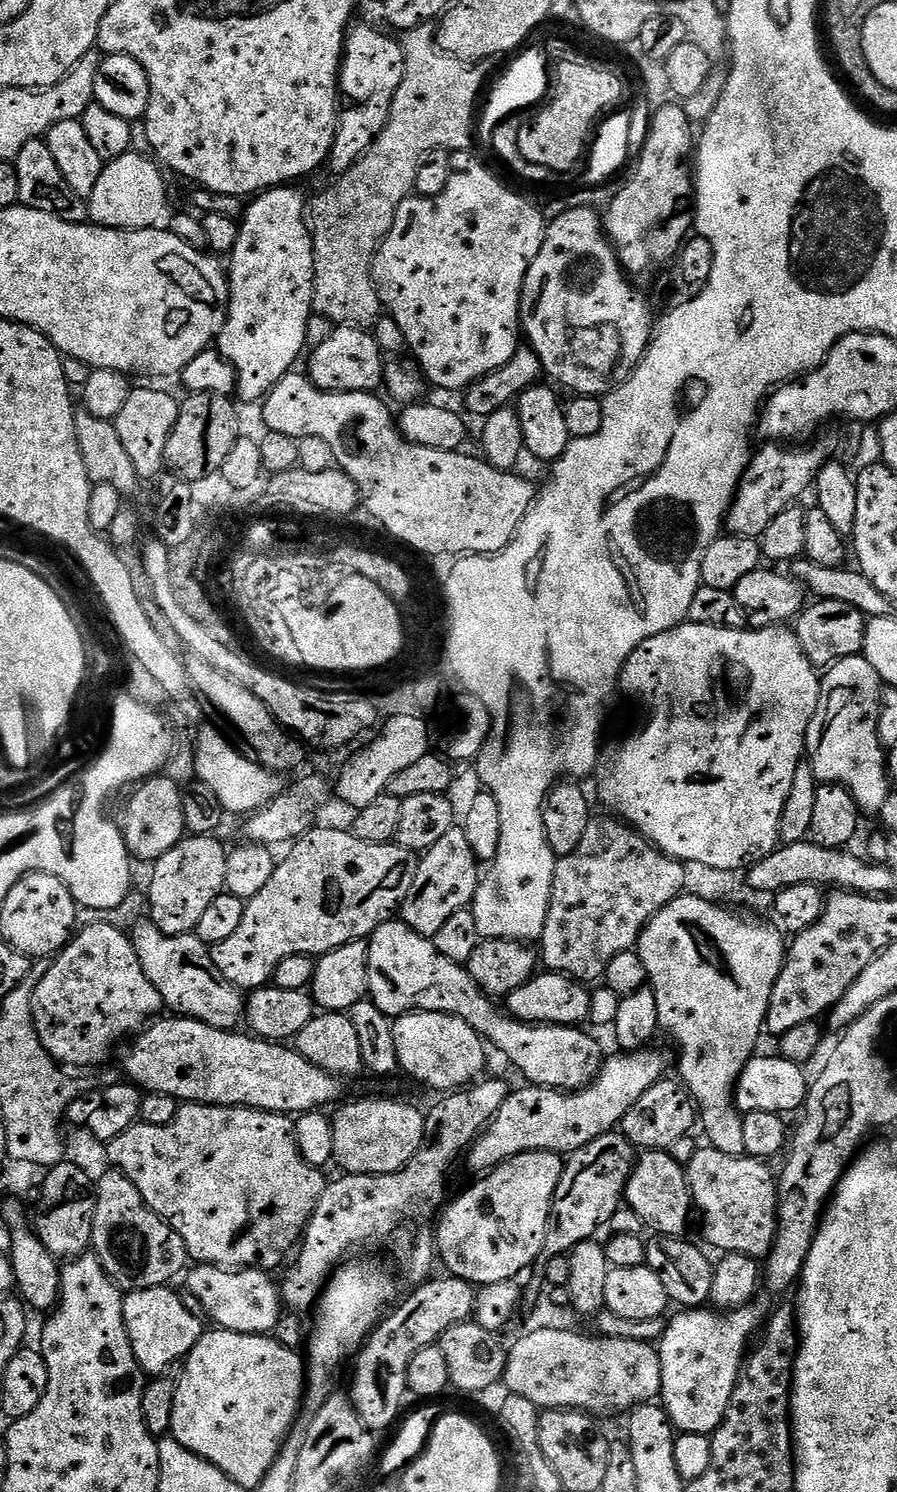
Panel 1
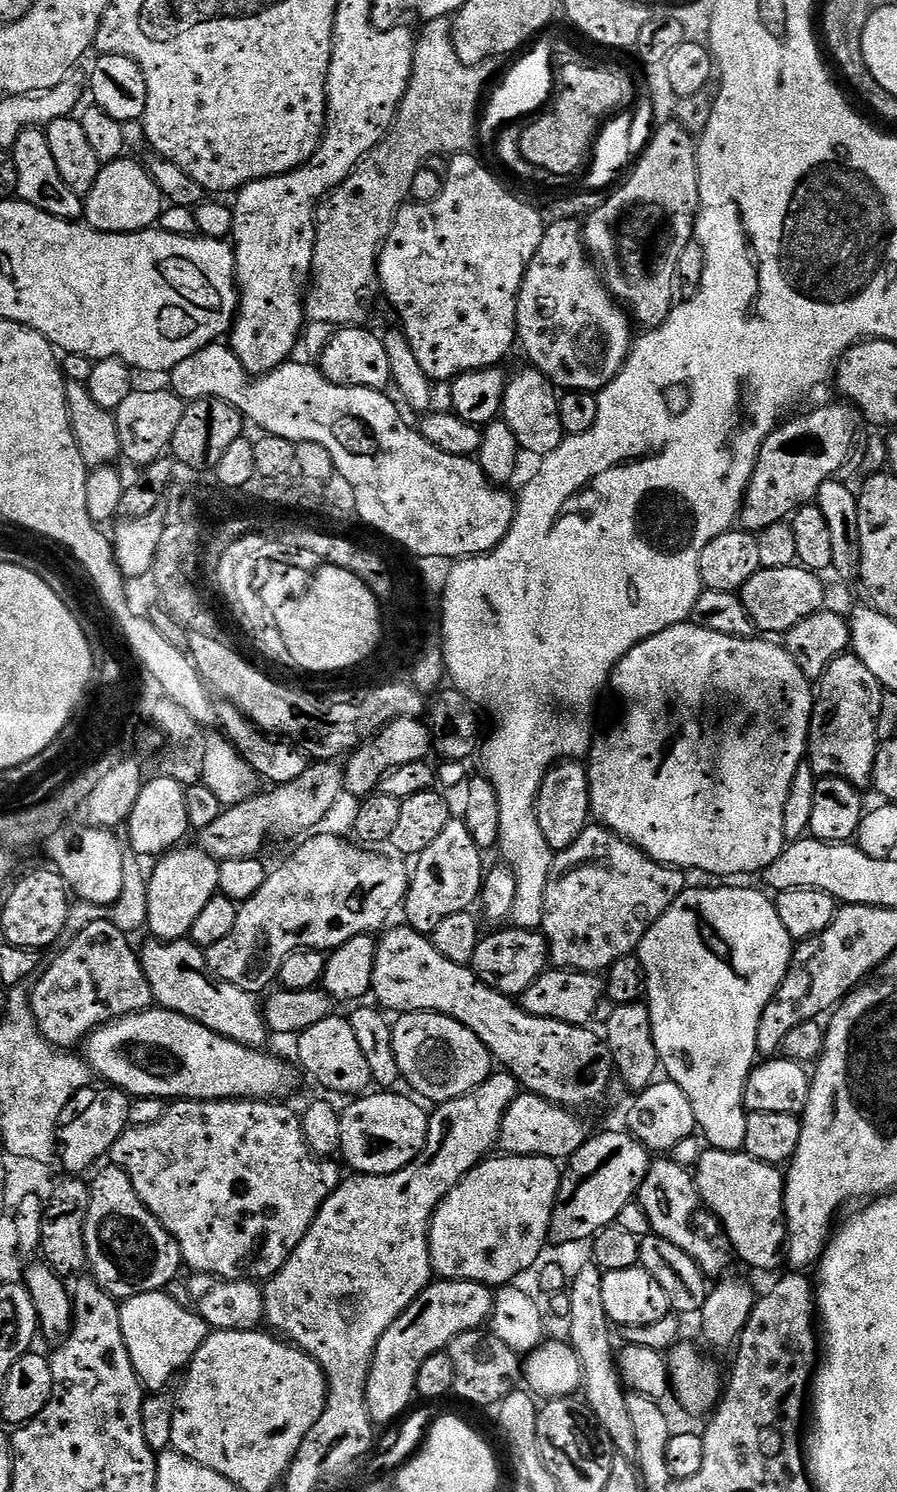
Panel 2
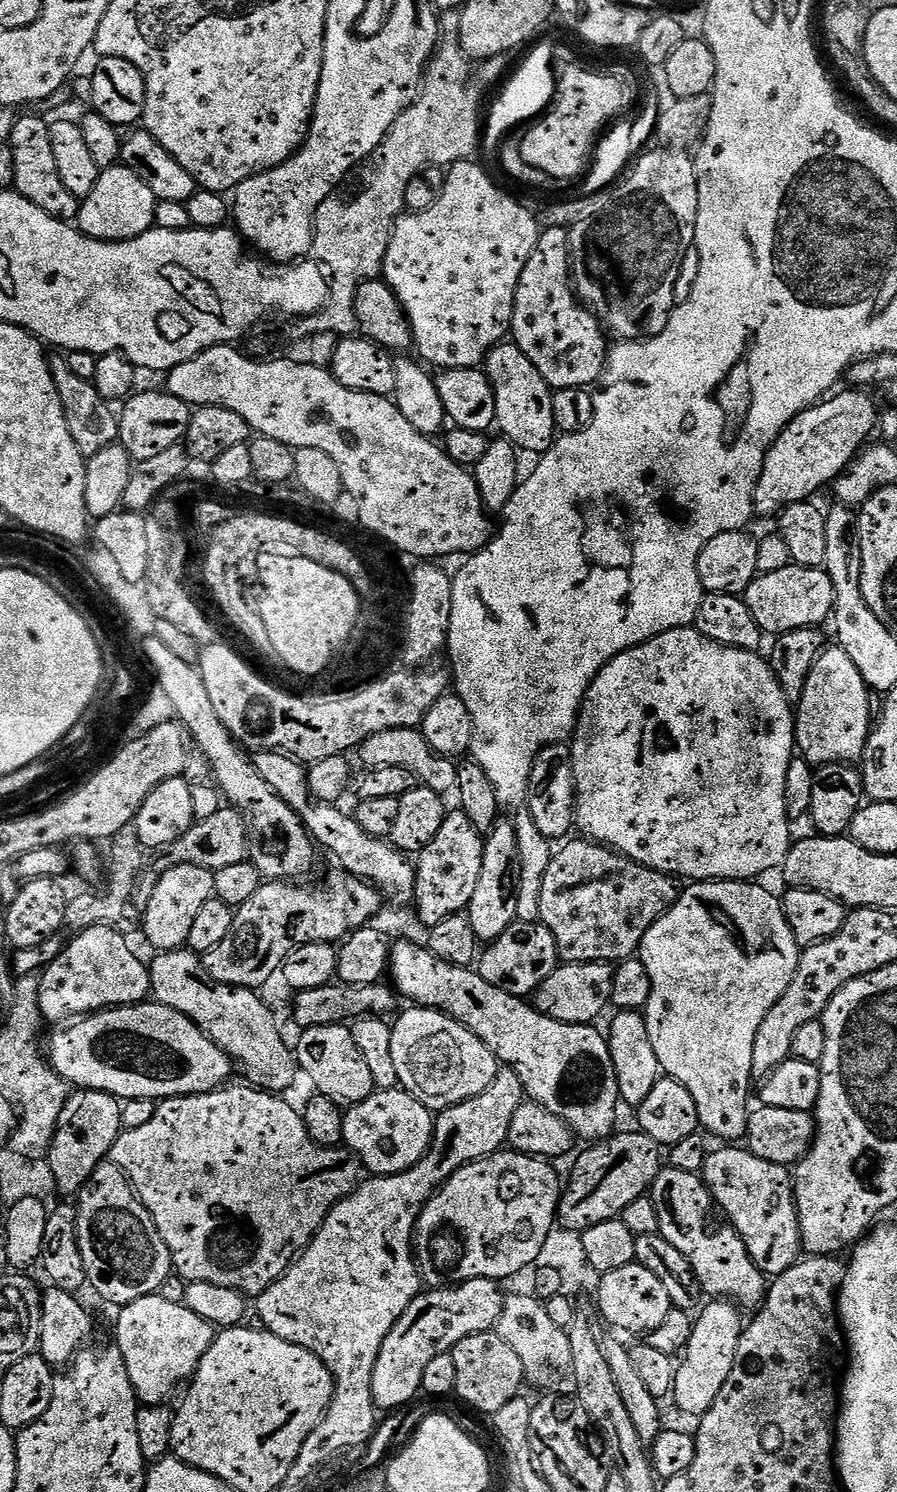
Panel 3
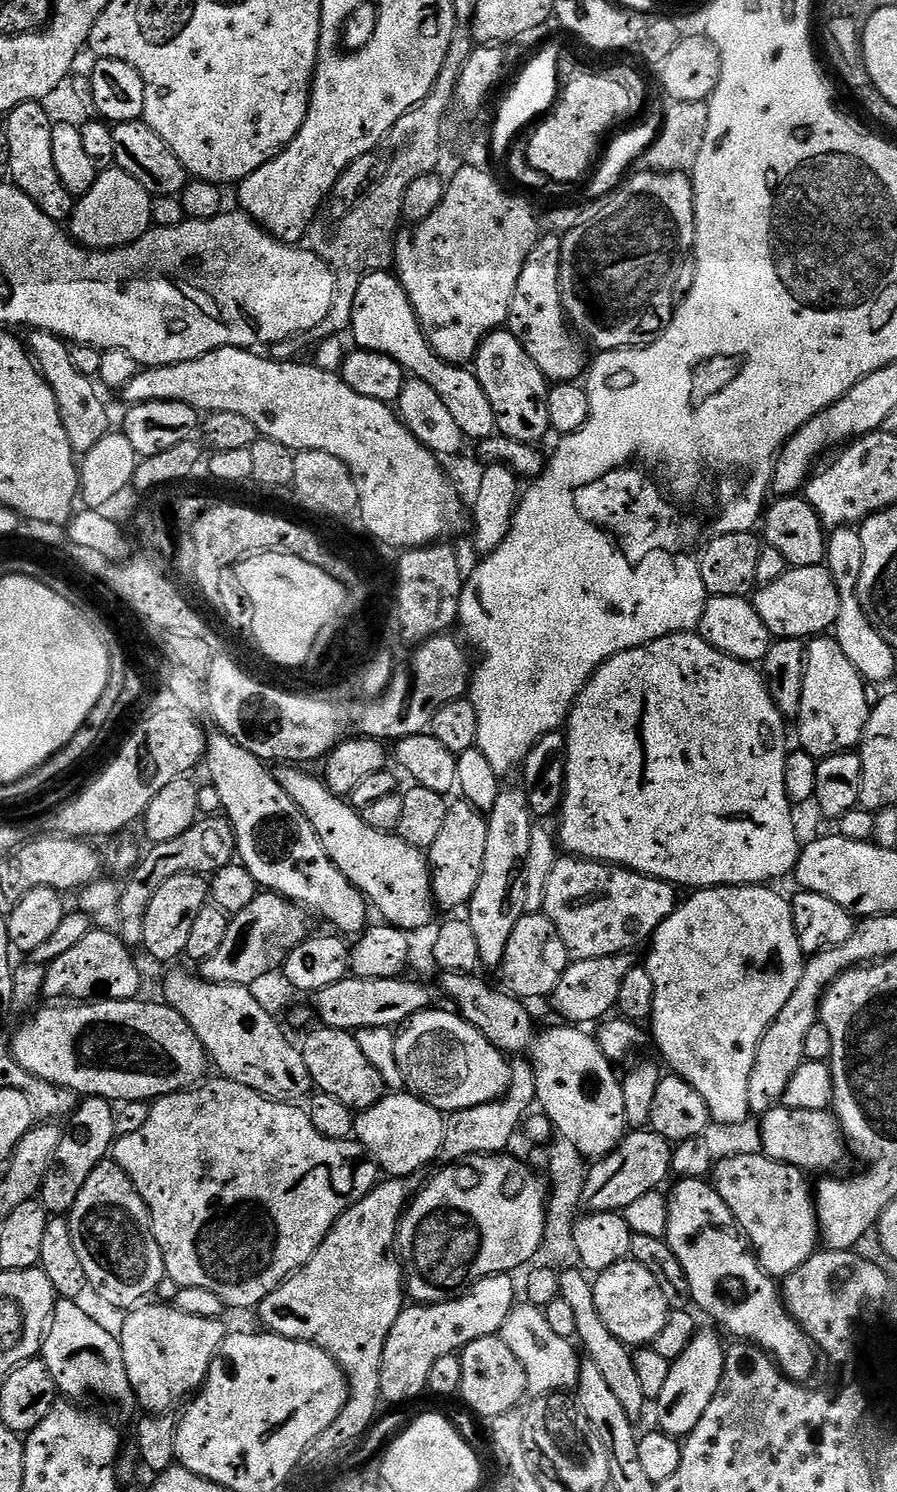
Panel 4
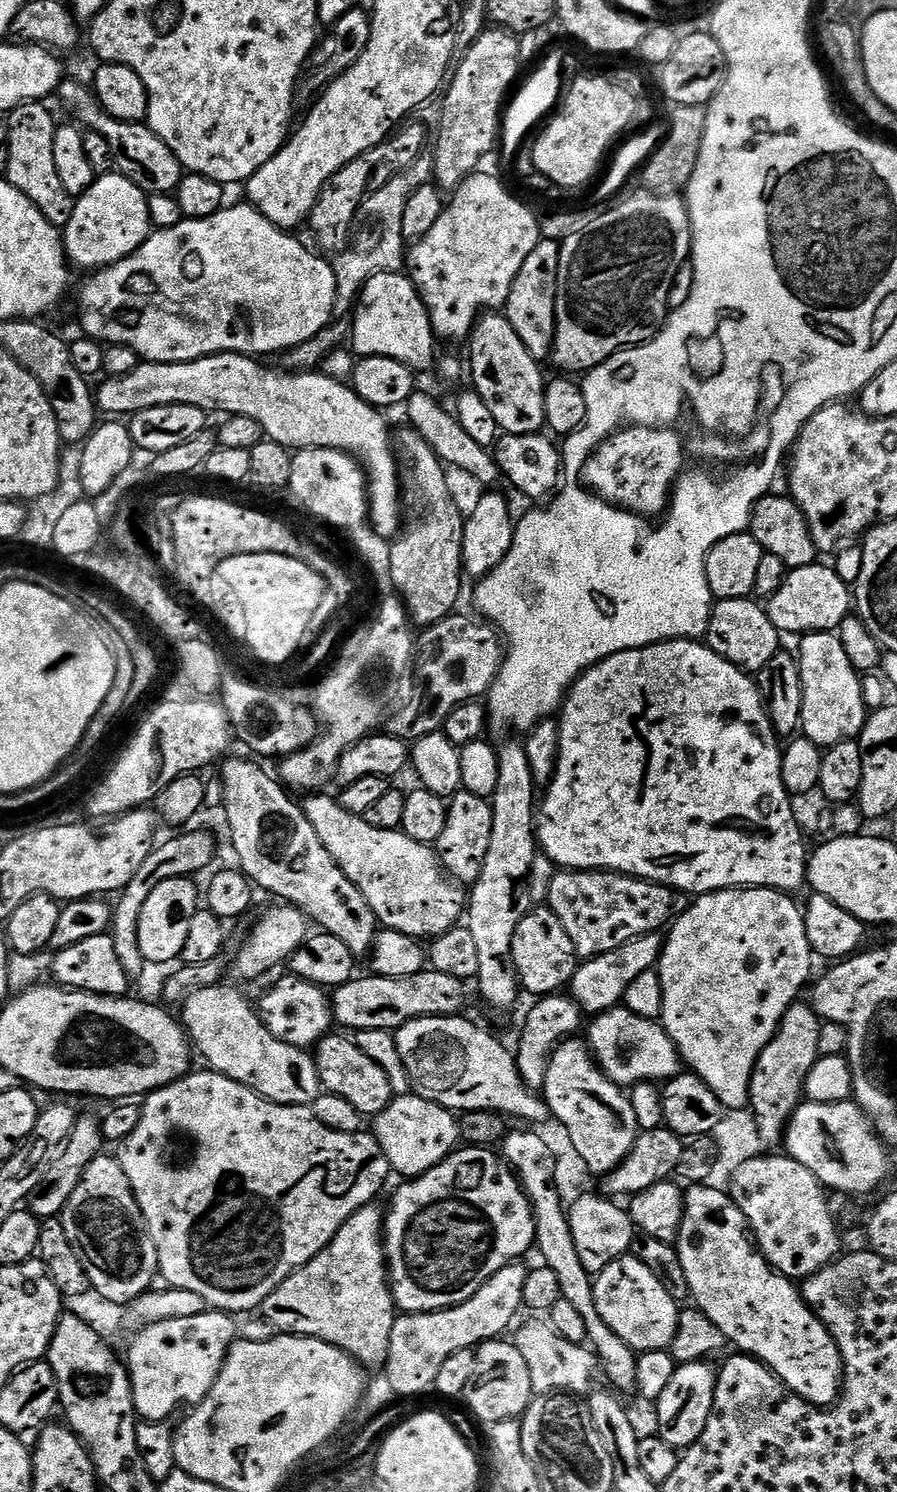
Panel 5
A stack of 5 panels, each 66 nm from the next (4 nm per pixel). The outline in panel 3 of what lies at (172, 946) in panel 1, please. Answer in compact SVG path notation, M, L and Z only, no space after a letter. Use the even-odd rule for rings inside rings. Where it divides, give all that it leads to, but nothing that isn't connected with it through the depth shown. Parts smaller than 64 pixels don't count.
M187 947L176 948L173 952L162 952L153 957L148 973L152 979L151 995L155 1003L170 1006L186 1014L190 1022L197 1024L238 1065L239 1071L240 1068L244 1071L243 1079L249 1085L273 1094L287 1093L287 1088L295 1082L296 1076L298 1077L298 1065L289 1041L288 1044L284 1041L284 1036L276 1025L275 1014L256 997L259 995L251 988L229 986L210 978L210 974L206 974L204 969L203 959Z

